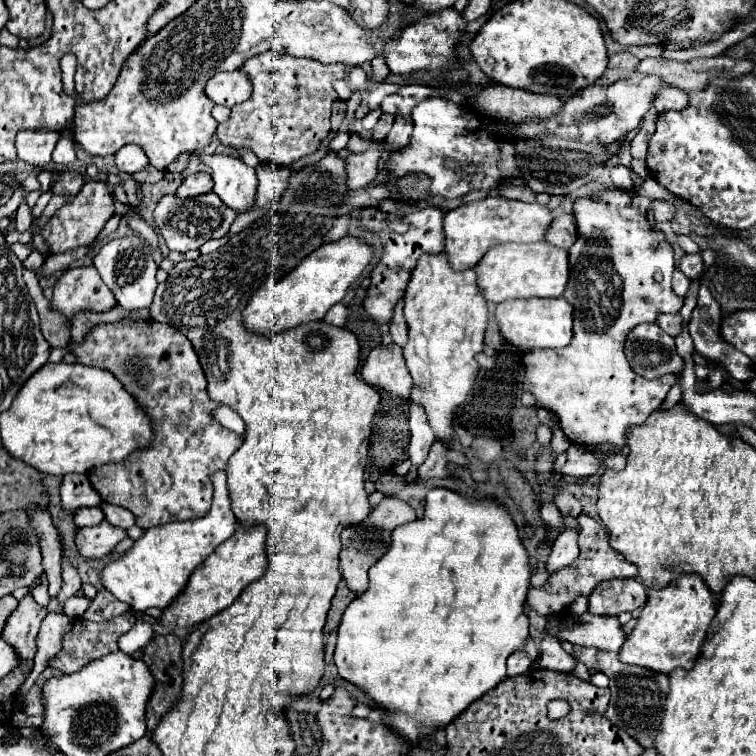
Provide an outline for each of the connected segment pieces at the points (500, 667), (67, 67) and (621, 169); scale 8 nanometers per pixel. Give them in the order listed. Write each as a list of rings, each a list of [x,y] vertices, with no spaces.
[[[432,488],[428,490],[426,496],[426,508],[424,516],[410,522],[402,524],[392,532],[392,542],[386,554],[370,568],[370,588],[360,594],[344,612],[344,620],[338,628],[338,642],[334,650],[334,664],[338,668],[340,678],[354,682],[360,686],[374,702],[376,706],[384,708],[390,712],[388,726],[408,738],[410,742],[416,742],[422,734],[430,734],[438,726],[446,726],[452,722],[458,712],[462,712],[466,706],[470,706],[474,700],[484,696],[488,690],[492,690],[496,684],[500,684],[506,678],[506,660],[514,650],[522,648],[528,638],[528,616],[524,614],[524,604],[526,604],[526,594],[530,590],[530,578],[532,578],[532,568],[530,568],[530,556],[528,550],[522,544],[522,538],[518,534],[518,528],[508,512],[508,508],[494,496],[488,498],[466,498],[460,492],[454,492],[450,488]]]
[[[66,54],[62,57],[62,60],[60,60],[60,67],[62,70],[64,92],[66,92],[68,96],[74,96],[74,98],[78,98],[78,94],[76,94],[74,85],[76,57],[73,54]]]
[[[616,165],[610,171],[610,178],[616,188],[632,190],[634,188],[629,169],[623,165]]]

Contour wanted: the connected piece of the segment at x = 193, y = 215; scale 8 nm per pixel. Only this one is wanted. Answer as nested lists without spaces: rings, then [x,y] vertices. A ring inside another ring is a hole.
[[[214,192],[204,194],[204,196],[194,196],[188,200],[178,200],[176,194],[166,194],[158,200],[154,208],[154,224],[160,230],[160,234],[164,236],[166,246],[170,250],[178,250],[184,254],[188,250],[200,248],[204,242],[212,238],[226,236],[232,222],[238,218],[238,214],[240,212],[226,208],[226,204],[222,204],[222,200]]]

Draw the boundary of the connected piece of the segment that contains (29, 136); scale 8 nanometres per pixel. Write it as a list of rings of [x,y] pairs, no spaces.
[[[22,130],[16,136],[16,148],[18,148],[18,158],[32,166],[44,168],[50,158],[52,150],[58,142],[60,134],[58,132],[46,132],[46,130]]]

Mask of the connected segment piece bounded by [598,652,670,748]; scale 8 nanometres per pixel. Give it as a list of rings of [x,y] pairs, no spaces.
[[[612,652],[598,654],[598,666],[600,666],[600,672],[604,672],[610,680],[616,680],[616,682],[610,682],[612,698],[610,698],[606,718],[618,728],[622,728],[624,732],[628,732],[642,748],[654,748],[654,736],[658,734],[658,728],[662,722],[666,692],[670,684],[668,674],[650,672],[646,668],[622,664],[618,656]]]

